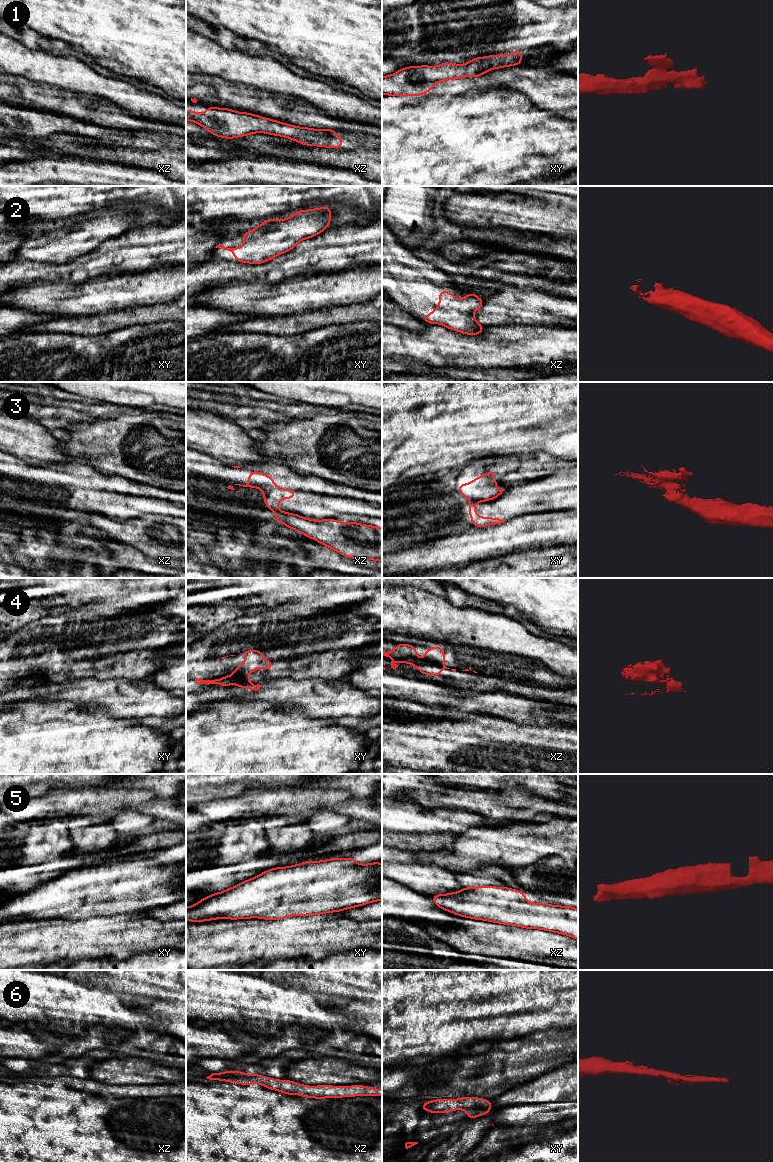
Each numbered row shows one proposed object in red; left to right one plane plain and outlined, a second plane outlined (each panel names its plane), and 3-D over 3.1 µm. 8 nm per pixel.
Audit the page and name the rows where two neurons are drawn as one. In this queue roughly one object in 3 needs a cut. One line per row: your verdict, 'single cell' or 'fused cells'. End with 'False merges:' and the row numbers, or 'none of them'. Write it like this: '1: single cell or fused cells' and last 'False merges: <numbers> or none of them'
1: single cell
2: single cell
3: fused cells
4: fused cells
5: single cell
6: single cell
False merges: 3, 4

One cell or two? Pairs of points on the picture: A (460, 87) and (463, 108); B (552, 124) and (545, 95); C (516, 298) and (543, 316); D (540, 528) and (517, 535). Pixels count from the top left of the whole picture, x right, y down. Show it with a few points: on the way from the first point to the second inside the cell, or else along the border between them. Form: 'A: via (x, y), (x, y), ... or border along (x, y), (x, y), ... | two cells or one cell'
A: border along (484, 89), (473, 89), (453, 96), (437, 95) | two cells
B: border along (529, 99), (537, 107), (552, 112) | two cells
C: via (523, 305), (536, 309) | one cell
D: via (534, 530), (523, 532) | one cell

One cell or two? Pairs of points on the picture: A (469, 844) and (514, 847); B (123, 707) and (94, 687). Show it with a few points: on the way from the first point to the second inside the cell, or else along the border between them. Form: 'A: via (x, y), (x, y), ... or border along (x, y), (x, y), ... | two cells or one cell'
A: via (480, 847), (503, 847) | one cell
B: via (116, 700), (111, 695), (101, 694) | one cell

